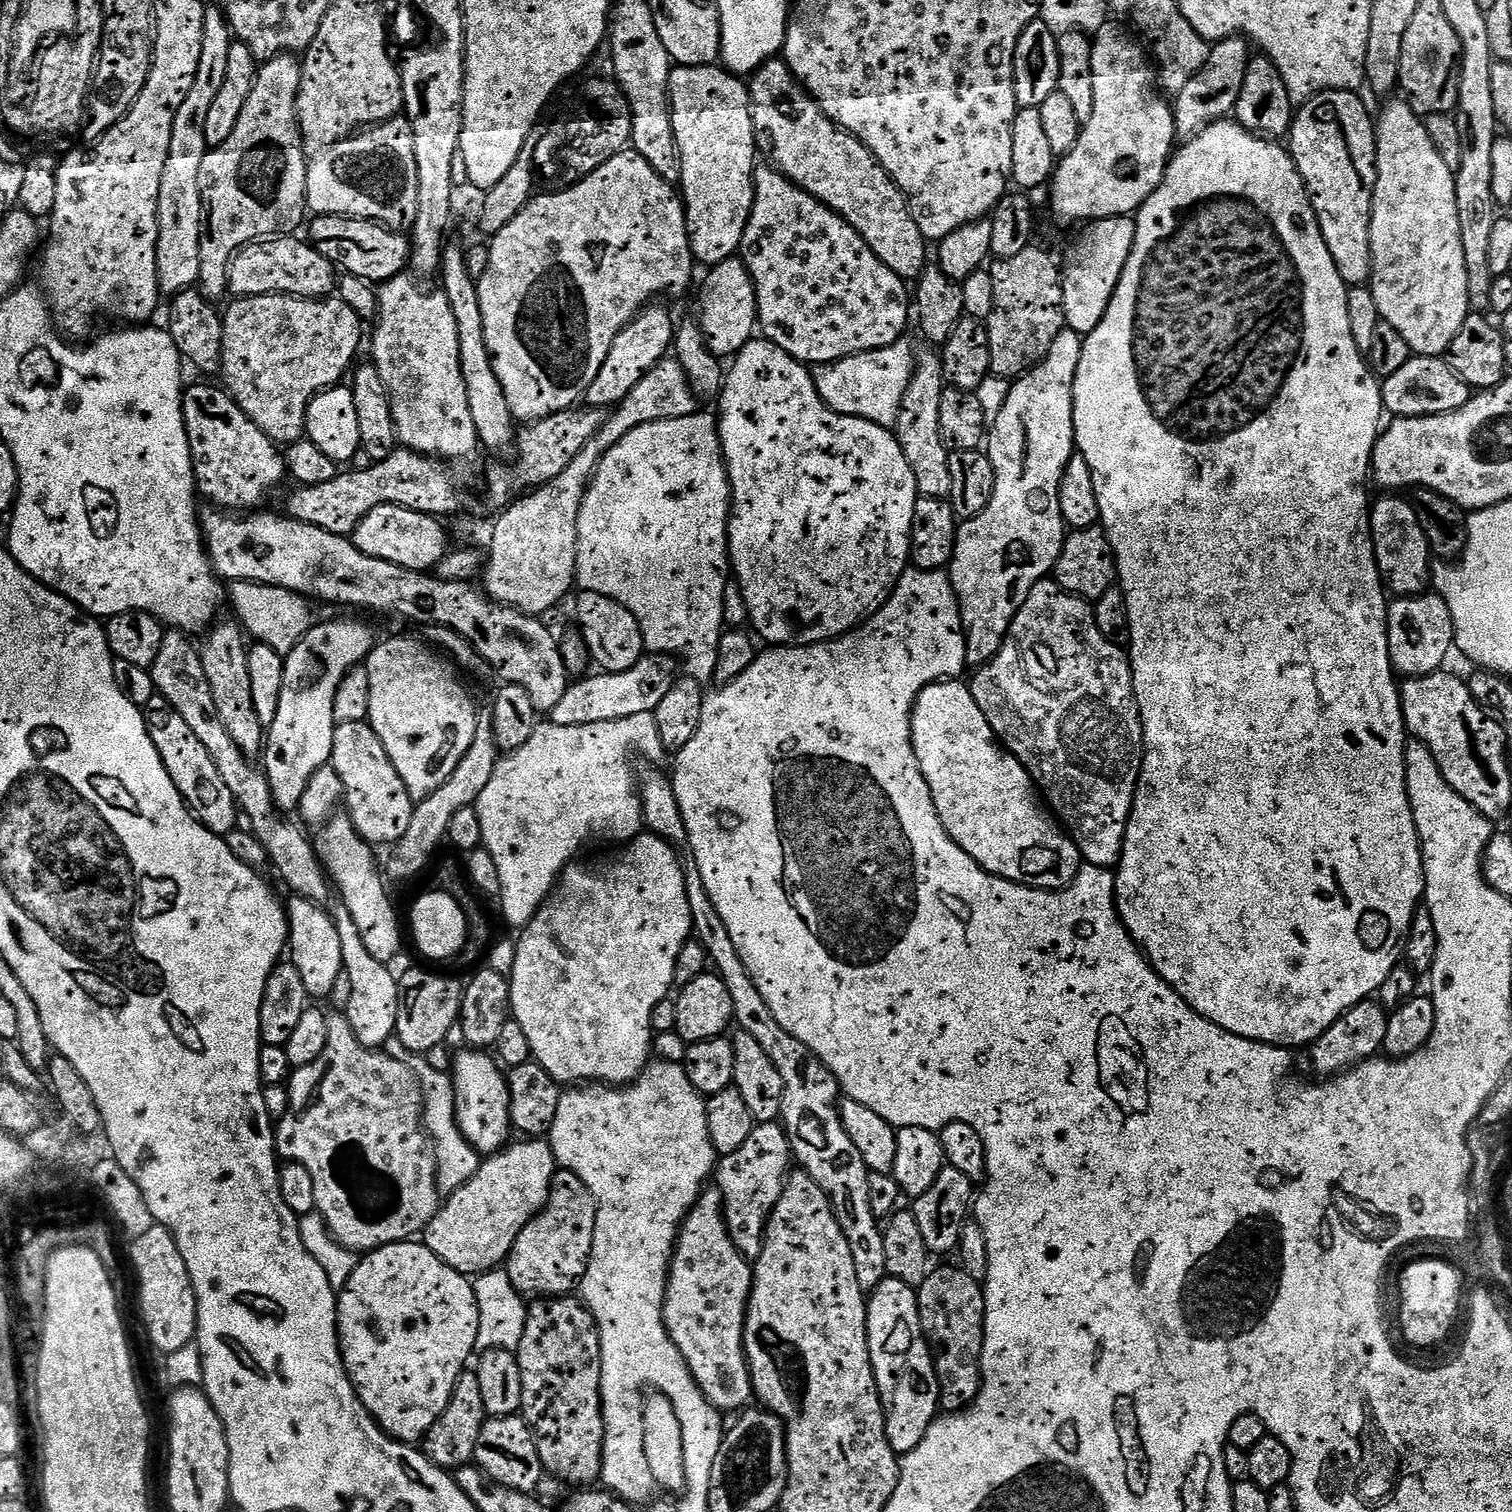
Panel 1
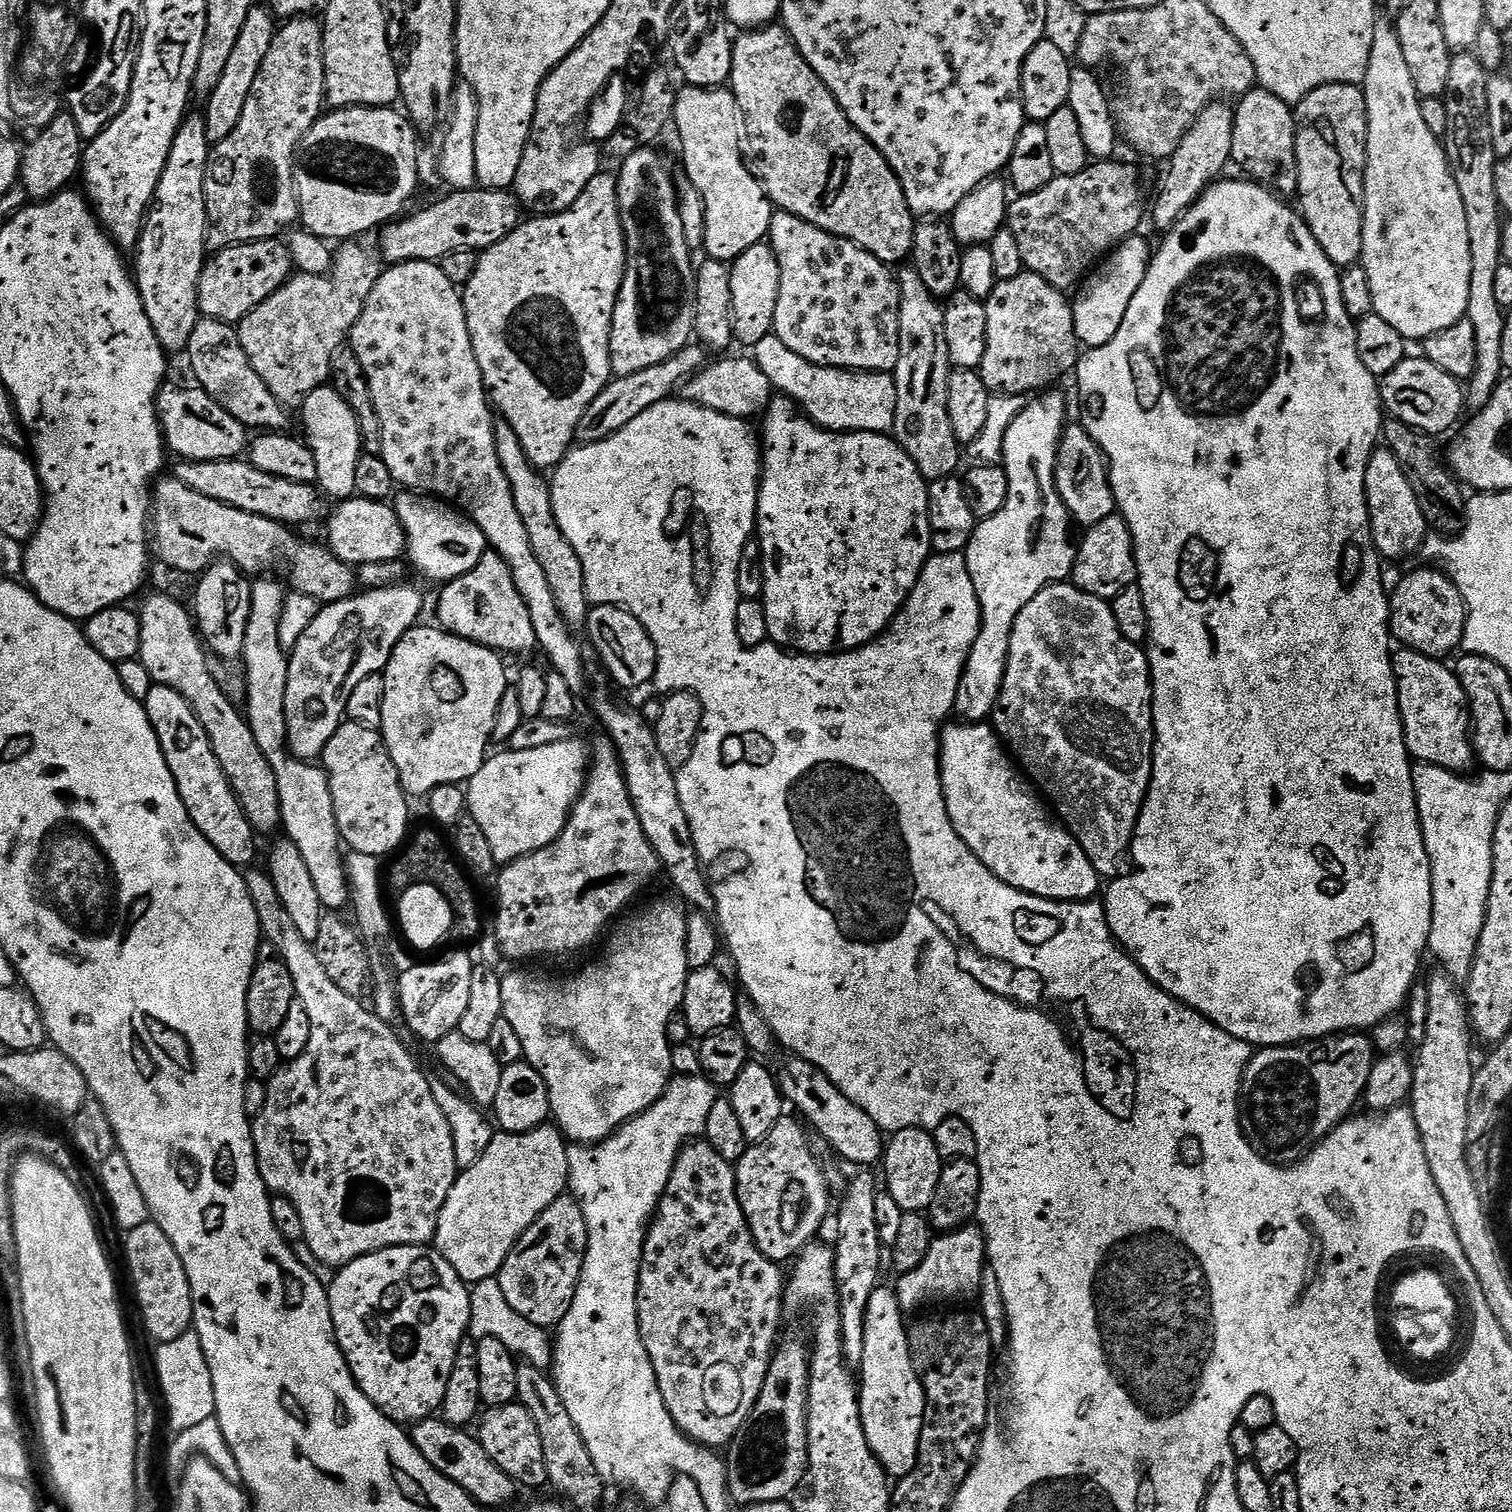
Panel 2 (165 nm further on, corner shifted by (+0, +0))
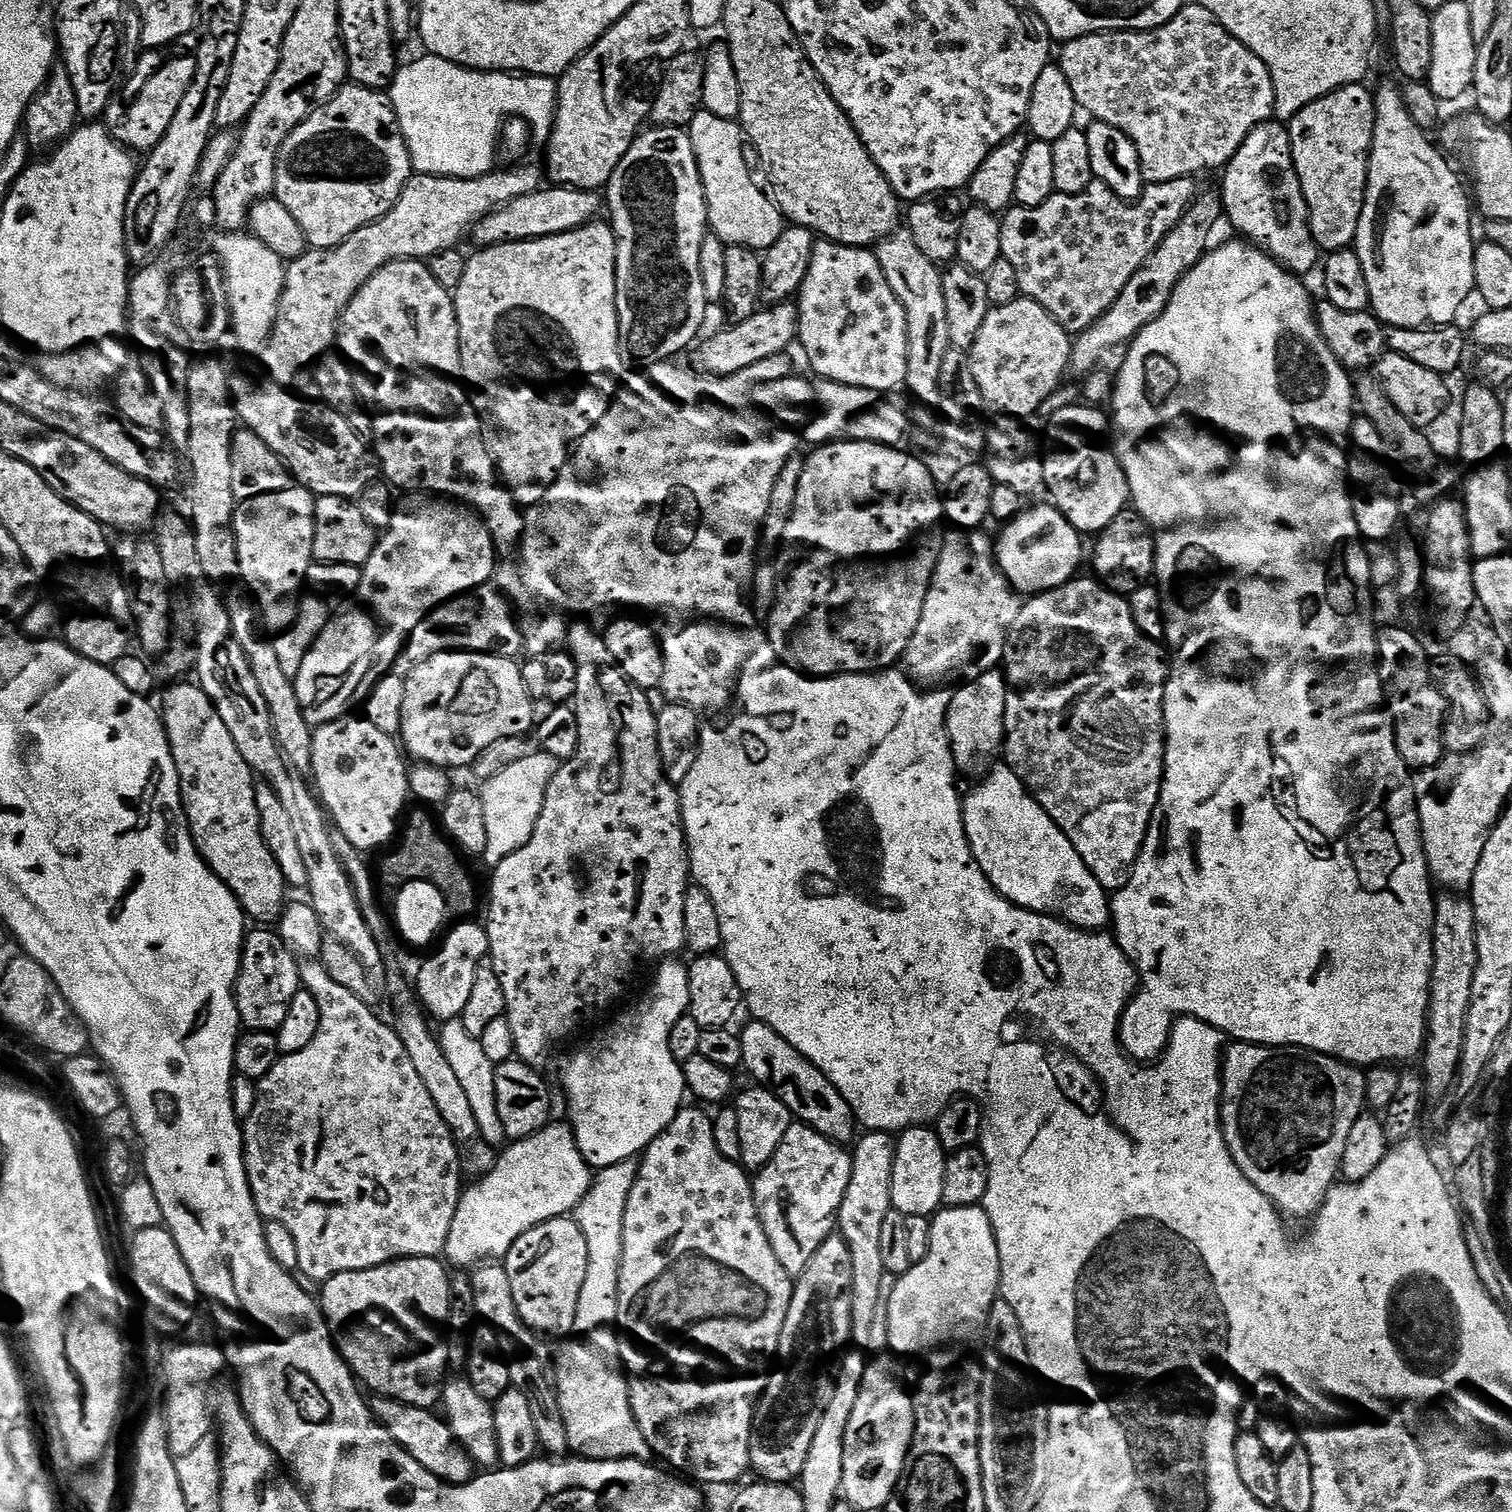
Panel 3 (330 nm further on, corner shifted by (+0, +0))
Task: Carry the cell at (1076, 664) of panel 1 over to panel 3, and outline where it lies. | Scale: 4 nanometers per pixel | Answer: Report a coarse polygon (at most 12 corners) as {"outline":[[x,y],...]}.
{"outline":[[1073,578],[1008,629],[1002,760],[1115,894],[1165,649]]}

